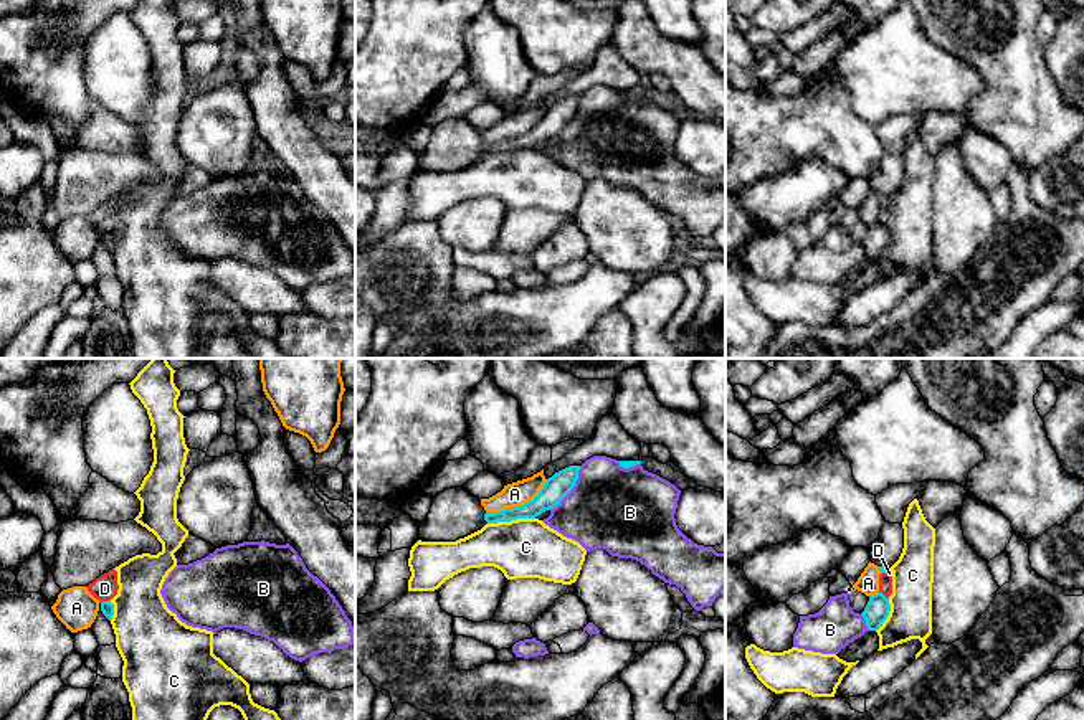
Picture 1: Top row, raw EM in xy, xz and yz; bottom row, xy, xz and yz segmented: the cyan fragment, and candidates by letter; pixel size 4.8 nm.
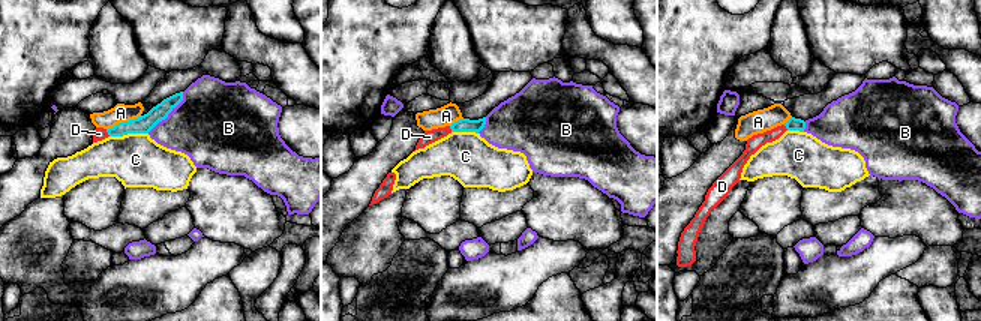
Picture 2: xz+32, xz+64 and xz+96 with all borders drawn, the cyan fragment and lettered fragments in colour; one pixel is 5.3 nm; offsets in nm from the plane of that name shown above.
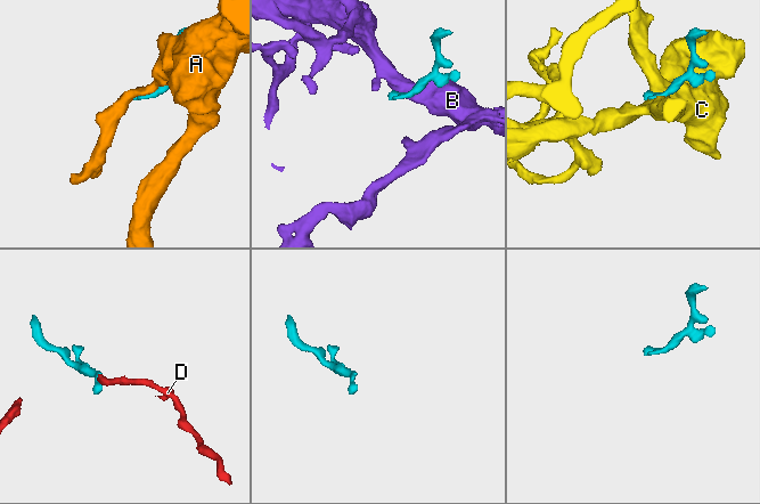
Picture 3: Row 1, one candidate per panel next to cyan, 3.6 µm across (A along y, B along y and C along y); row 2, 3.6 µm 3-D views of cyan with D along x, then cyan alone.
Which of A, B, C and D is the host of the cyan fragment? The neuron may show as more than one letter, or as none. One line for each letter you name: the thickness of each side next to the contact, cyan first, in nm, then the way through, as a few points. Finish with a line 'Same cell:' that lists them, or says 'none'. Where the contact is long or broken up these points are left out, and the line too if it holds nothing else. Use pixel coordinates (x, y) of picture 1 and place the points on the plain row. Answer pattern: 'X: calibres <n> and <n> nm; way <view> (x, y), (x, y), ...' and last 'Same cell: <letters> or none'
D: calibres 120 and 60 nm; way yz (876, 241), (883, 225), (884, 208)
Same cell: D

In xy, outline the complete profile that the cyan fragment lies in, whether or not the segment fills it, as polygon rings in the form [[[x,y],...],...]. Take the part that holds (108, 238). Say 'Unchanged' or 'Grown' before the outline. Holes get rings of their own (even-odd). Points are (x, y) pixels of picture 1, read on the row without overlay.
Grown. [[[114,198],[109,200],[89,213],[86,218],[96,230],[101,231],[101,241],[111,251],[114,246],[114,234],[111,230],[117,225],[119,220],[117,201]]]

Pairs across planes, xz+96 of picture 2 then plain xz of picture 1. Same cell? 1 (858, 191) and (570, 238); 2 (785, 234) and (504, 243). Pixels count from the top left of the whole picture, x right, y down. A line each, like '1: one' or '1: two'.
1: two
2: two

